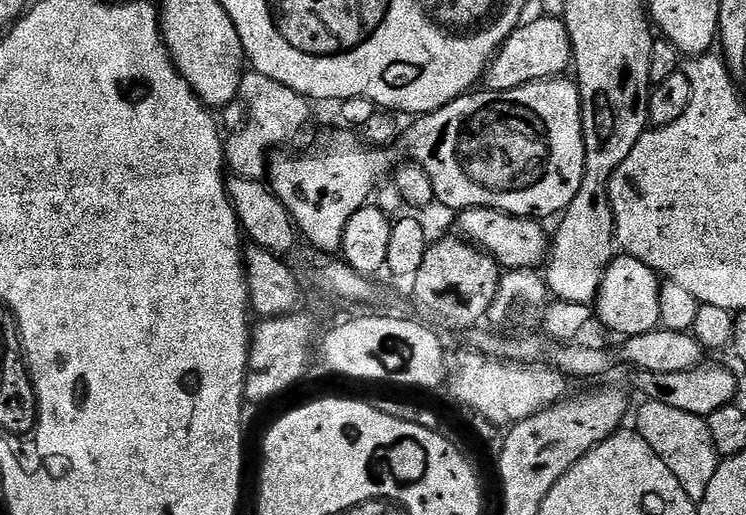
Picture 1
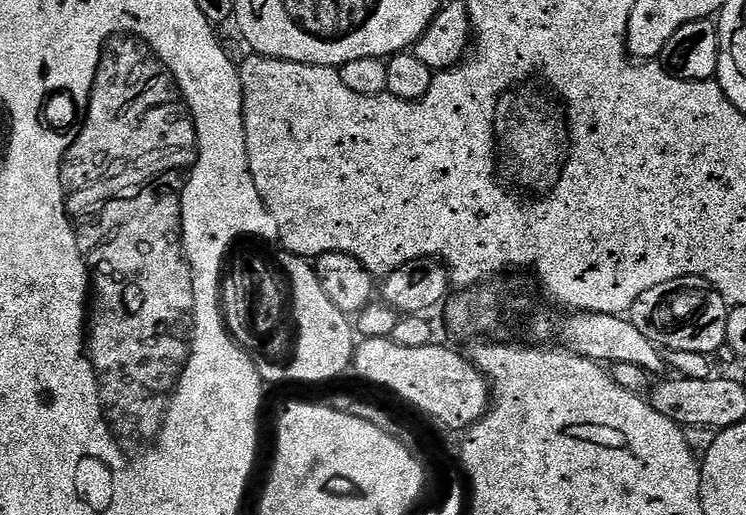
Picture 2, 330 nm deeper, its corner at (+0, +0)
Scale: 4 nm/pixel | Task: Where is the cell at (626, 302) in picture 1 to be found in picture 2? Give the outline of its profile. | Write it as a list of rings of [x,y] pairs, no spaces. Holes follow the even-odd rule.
[[[687,276],[674,282],[662,282],[654,290],[646,290],[634,302],[630,319],[650,342],[672,352],[689,352],[692,356],[708,356],[726,345],[726,318],[730,305],[703,276]]]

